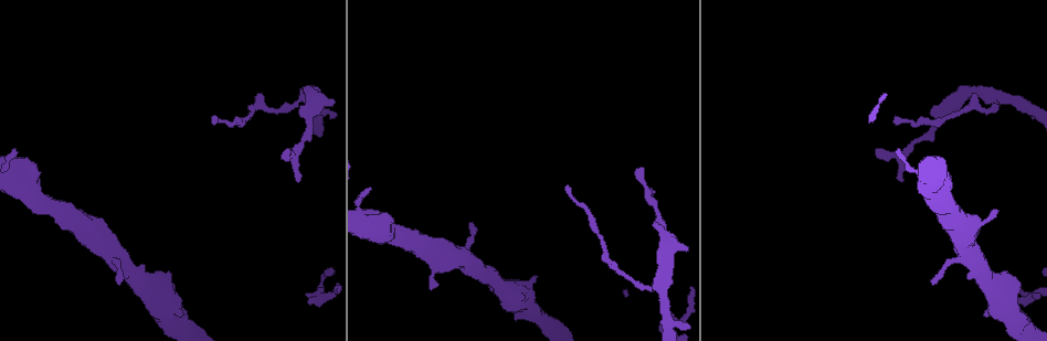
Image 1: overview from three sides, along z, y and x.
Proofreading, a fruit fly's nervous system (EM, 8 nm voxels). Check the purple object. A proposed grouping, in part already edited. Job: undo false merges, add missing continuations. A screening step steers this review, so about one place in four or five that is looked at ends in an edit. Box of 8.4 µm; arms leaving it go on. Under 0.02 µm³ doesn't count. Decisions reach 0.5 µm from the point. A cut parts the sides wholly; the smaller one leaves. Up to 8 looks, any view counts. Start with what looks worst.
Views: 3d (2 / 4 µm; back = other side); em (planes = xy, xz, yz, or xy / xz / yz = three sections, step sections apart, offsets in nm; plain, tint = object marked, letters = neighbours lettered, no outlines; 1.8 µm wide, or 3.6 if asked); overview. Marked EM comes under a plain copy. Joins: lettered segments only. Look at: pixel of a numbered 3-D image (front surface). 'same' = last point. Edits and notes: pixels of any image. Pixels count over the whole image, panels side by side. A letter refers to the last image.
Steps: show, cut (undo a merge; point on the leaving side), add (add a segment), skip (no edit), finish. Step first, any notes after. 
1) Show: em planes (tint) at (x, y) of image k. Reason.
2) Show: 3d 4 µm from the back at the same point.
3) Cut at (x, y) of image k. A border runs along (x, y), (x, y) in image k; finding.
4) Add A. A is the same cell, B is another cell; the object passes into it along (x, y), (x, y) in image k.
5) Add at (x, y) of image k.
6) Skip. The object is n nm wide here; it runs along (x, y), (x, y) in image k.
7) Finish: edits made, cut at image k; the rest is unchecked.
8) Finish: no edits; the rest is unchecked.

Show: em xy step 8 (letters) at (660, 285) of image 1. Branch point.

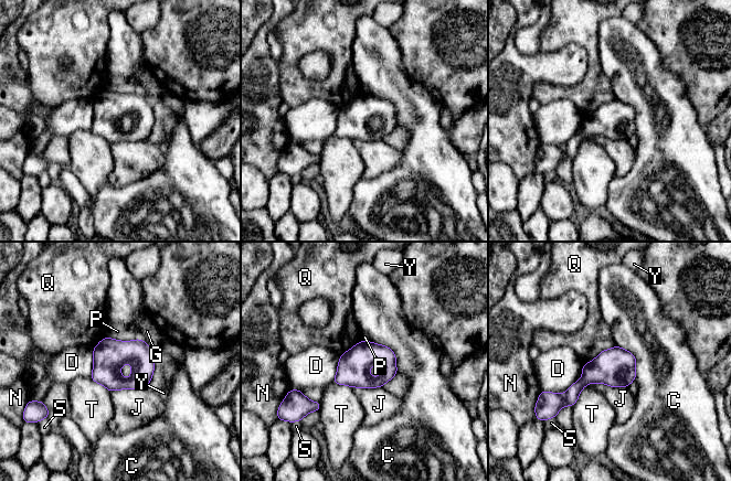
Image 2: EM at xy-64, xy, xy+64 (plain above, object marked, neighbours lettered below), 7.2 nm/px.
Skip. The longest contact is with J, 320 nm; C, D, G, J, N, P, Q, S, T and Y are other cells; a border runs along (615, 345), (602, 350), (584, 363) in image 2; all the same neuron.

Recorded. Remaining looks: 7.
Show: 3d 4 µm at (640, 167) of image 1. Thin end.

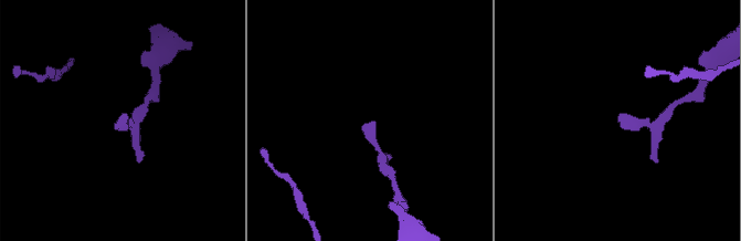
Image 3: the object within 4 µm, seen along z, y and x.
Show: em xy step 16 (tint) at (125, 120) of image 3. Need the tissue.

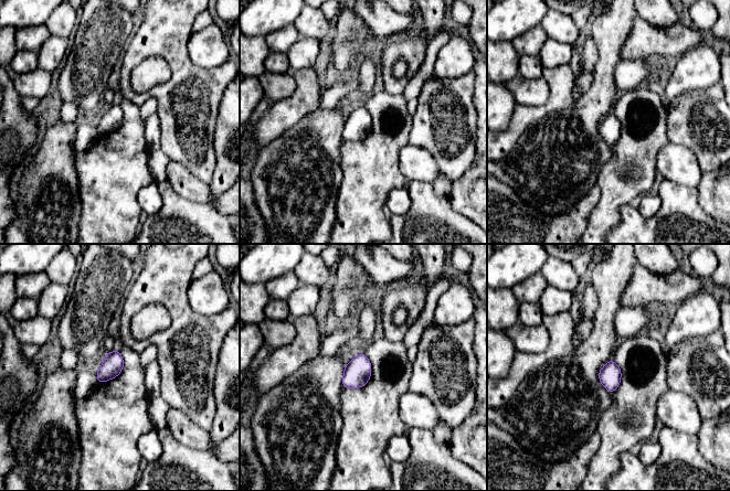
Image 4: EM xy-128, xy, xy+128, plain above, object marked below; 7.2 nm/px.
Show: em planes (letters) at the same point. Cut it another way.

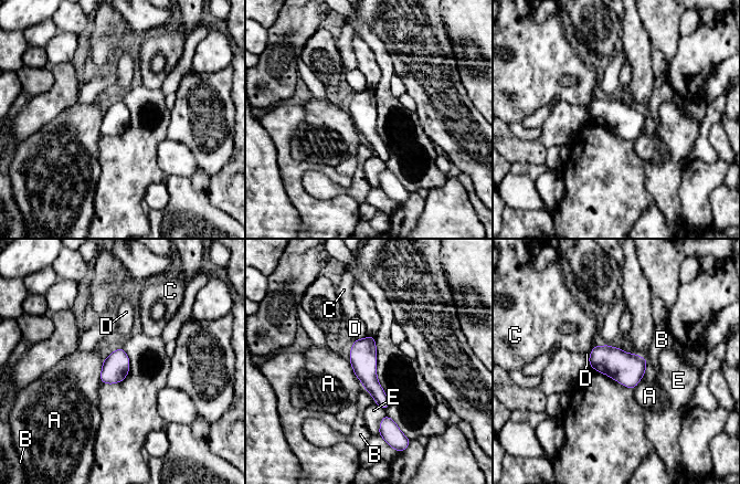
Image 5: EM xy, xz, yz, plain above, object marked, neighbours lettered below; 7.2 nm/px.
Skip. A, B, C, D and E are other cells; a border runs along (348, 360), (356, 377), (366, 389) in image 5; no lettered segment goes on from it.

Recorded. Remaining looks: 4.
Show: em planes (letters) at (470, 224) of image 1.

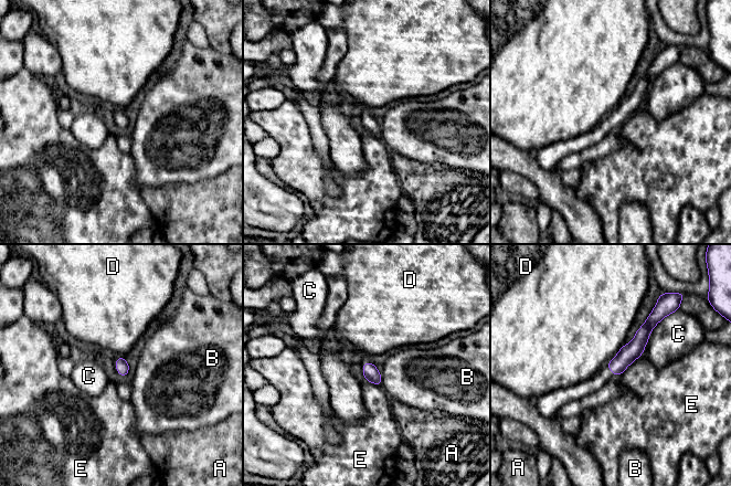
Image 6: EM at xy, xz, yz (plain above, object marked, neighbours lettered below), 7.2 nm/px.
Skip. The object is 90 nm wide here; A, B, C, D and E are other cells; a border runs along (641, 355), (620, 376) in image 6; no lettered segment goes on from it.

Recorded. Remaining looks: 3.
Finish: no edits; the rest is unchecked.

